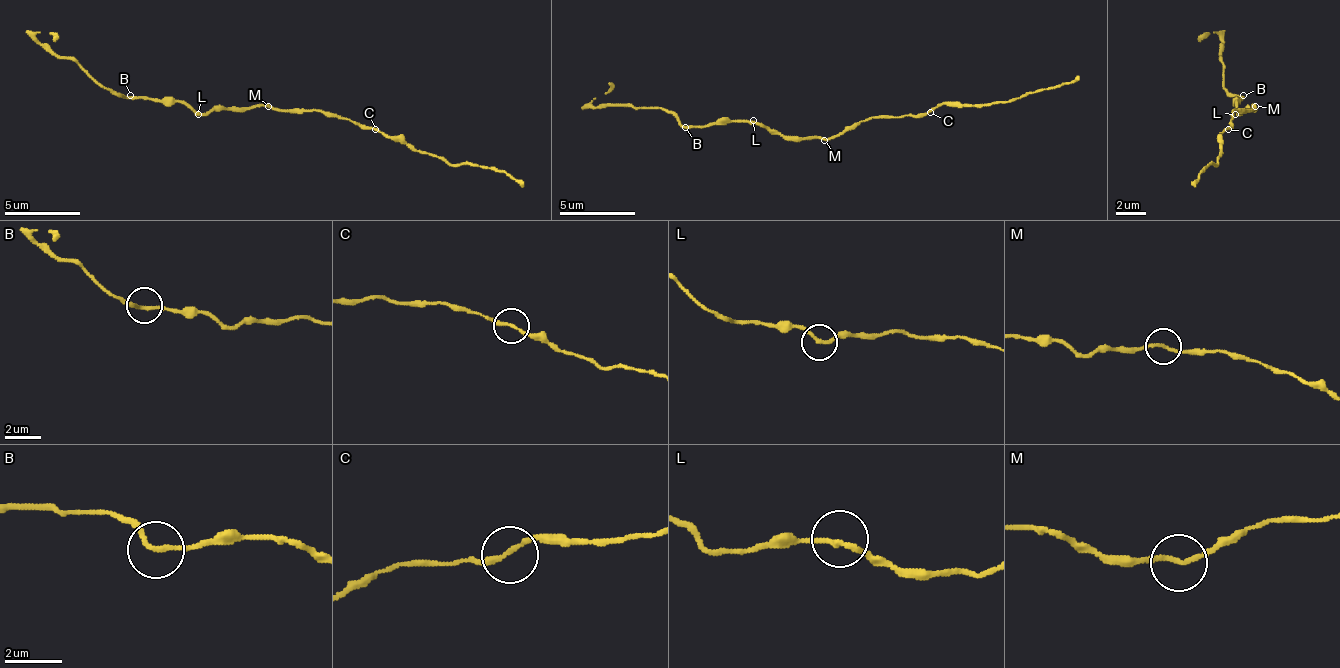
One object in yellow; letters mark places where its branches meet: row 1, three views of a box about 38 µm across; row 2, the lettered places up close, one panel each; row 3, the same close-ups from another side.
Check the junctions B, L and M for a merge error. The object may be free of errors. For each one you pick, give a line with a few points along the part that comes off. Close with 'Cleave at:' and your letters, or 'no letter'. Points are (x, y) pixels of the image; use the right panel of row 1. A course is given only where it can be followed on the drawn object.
Cleave at: no letter

